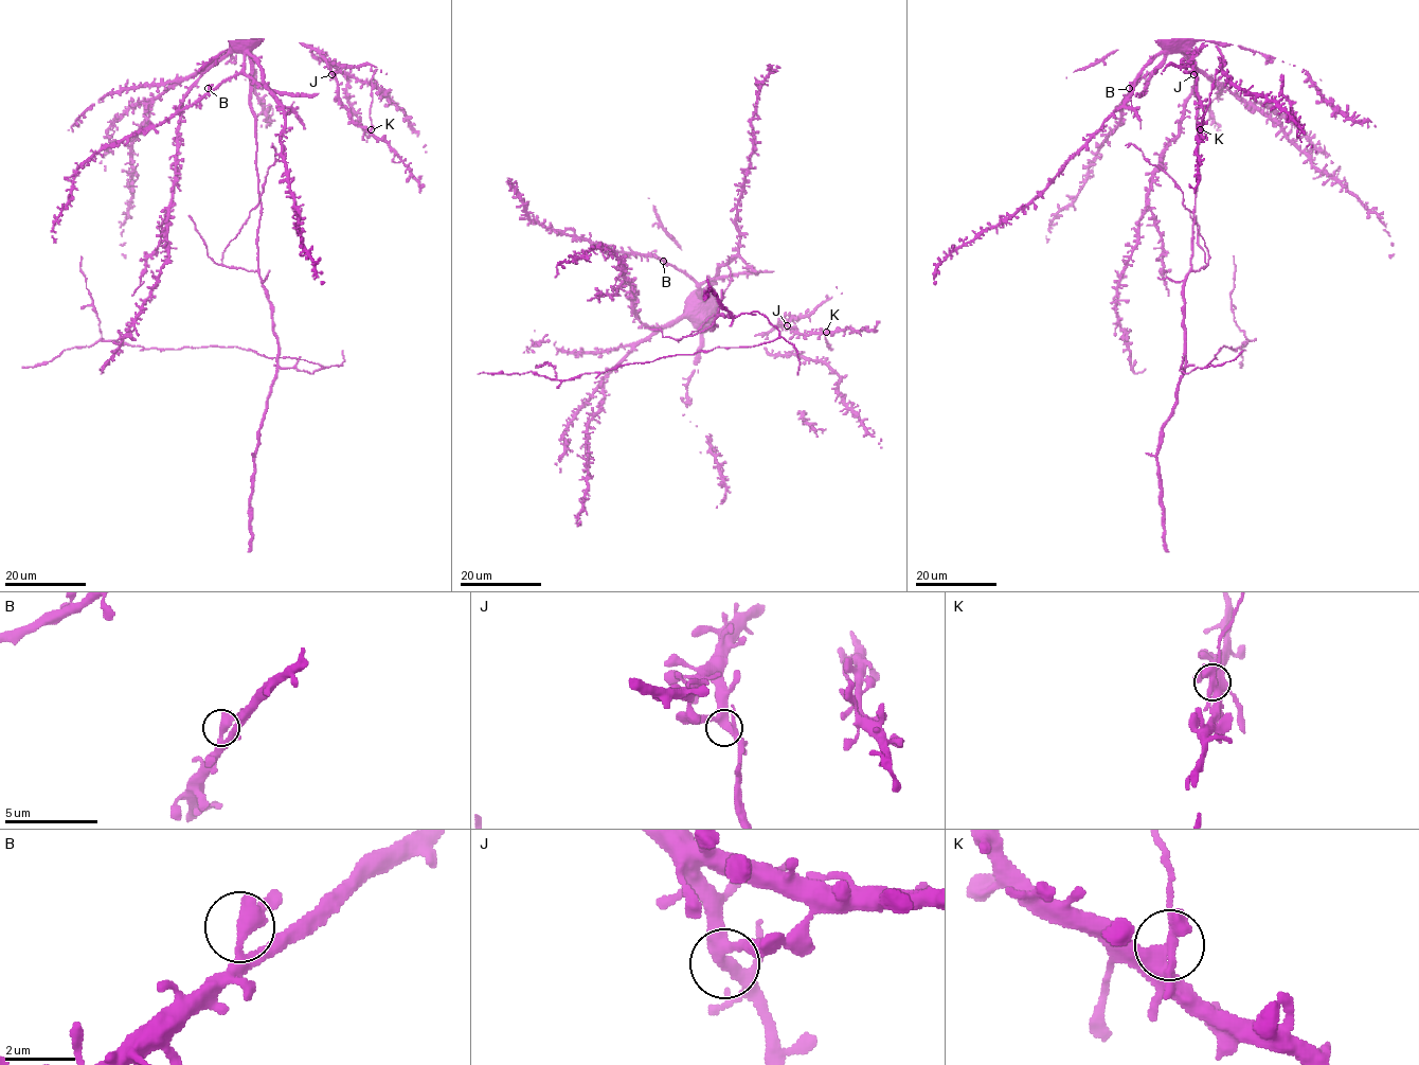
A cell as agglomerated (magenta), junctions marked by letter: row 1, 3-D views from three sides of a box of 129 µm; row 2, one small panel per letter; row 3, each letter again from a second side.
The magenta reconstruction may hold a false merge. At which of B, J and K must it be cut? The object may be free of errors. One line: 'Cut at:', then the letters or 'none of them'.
Cut at: none of them

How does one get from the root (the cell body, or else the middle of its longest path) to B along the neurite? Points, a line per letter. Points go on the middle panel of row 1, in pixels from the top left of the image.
B: (716, 326), (705, 330), (700, 287), (663, 261)

